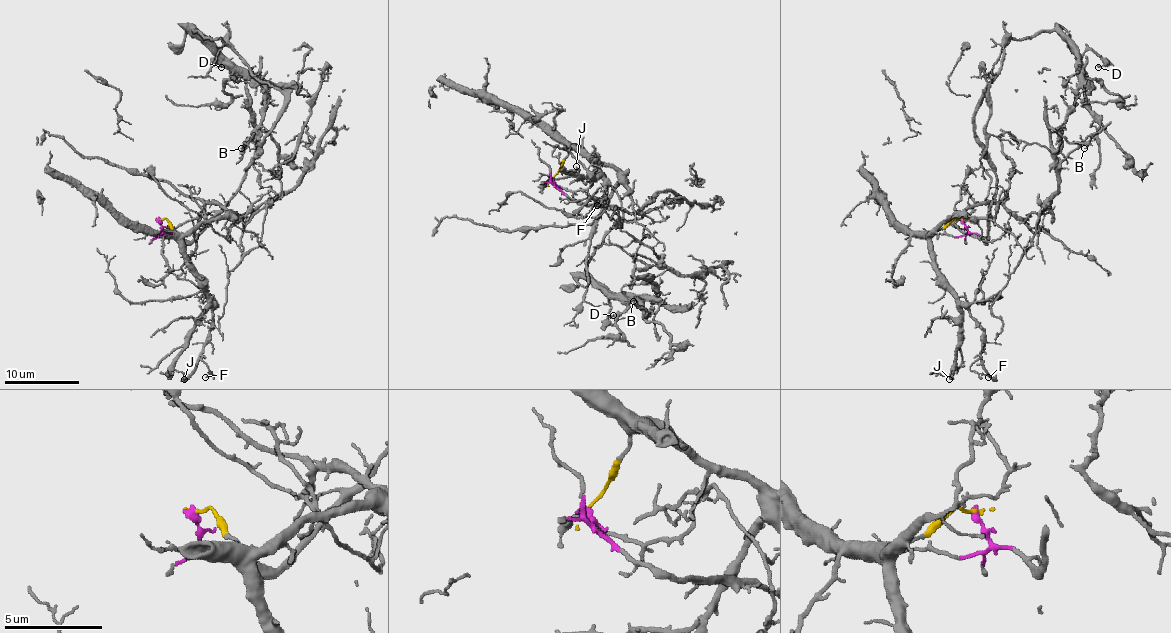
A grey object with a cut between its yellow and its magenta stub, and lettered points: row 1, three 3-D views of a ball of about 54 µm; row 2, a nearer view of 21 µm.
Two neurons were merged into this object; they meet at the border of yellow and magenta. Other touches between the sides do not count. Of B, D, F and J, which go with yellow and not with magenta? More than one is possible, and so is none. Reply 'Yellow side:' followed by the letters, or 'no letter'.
Yellow side: F, J

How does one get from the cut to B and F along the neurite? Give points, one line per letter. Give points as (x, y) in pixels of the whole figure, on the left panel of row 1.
B: (158, 220), (192, 239), (238, 188), (285, 101), (196, 30), (246, 84), (255, 134), (240, 147)
F: (160, 220), (166, 218), (179, 235), (184, 263), (201, 283), (212, 313), (201, 360), (212, 373), (205, 376)

